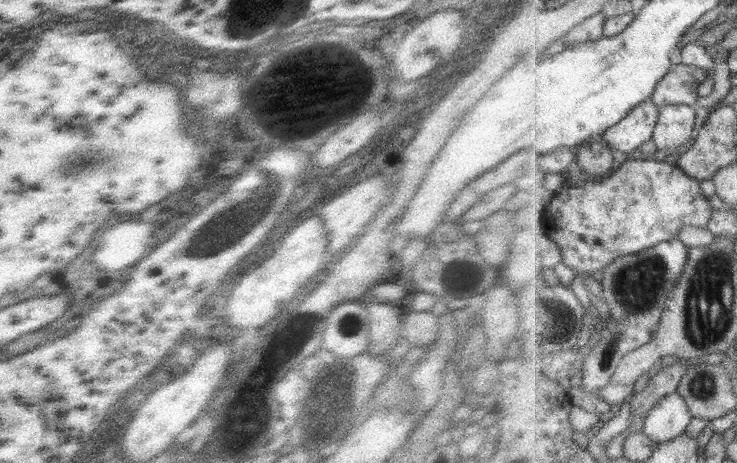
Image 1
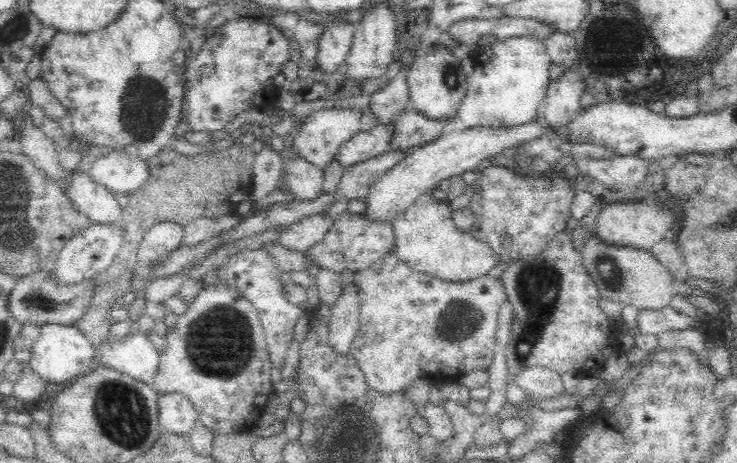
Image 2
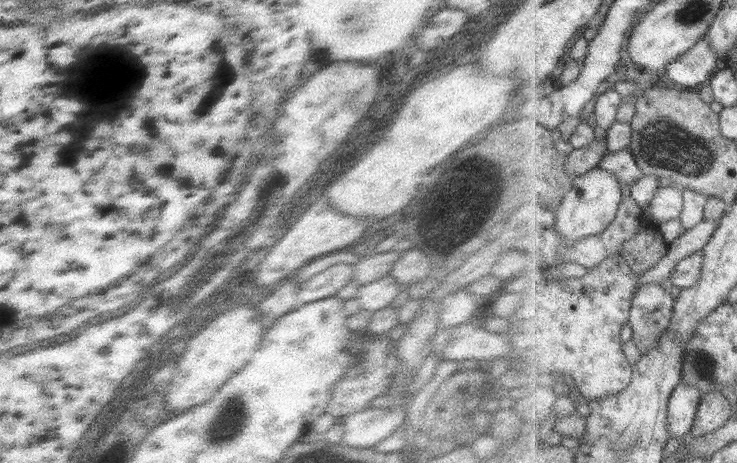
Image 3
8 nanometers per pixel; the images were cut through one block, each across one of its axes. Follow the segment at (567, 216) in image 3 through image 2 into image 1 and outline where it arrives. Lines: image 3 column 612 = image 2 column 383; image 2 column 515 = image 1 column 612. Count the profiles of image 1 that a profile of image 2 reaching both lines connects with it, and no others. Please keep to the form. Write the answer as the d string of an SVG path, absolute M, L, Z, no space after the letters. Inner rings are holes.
M644 102L636 106L622 122L608 130L601 140L620 152L634 152L655 138L660 113L661 108L656 102Z

